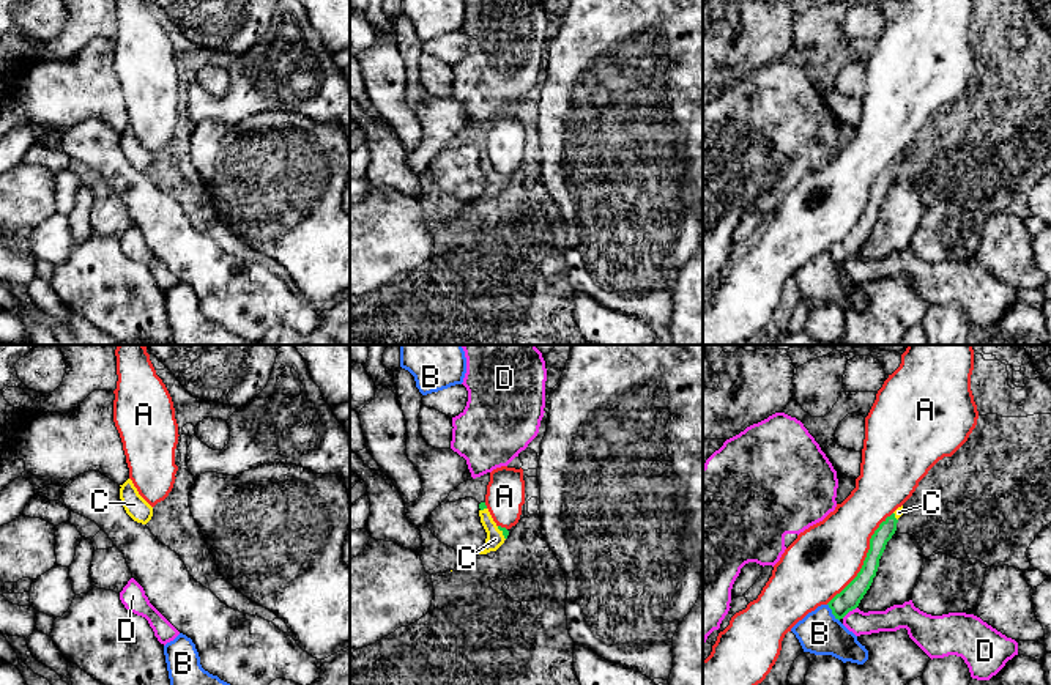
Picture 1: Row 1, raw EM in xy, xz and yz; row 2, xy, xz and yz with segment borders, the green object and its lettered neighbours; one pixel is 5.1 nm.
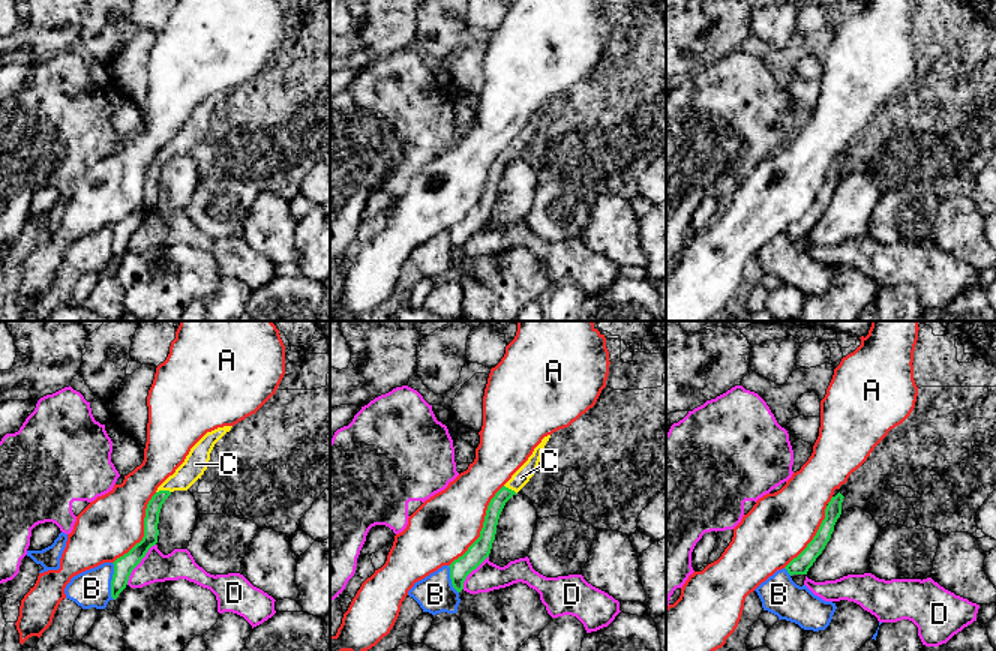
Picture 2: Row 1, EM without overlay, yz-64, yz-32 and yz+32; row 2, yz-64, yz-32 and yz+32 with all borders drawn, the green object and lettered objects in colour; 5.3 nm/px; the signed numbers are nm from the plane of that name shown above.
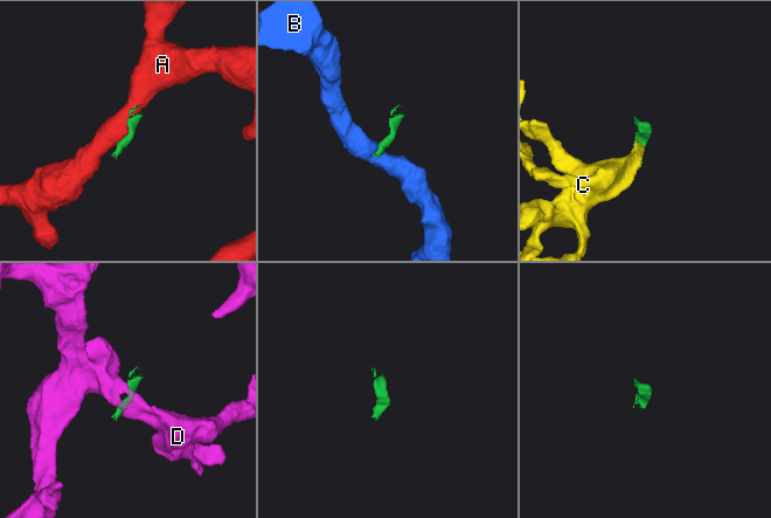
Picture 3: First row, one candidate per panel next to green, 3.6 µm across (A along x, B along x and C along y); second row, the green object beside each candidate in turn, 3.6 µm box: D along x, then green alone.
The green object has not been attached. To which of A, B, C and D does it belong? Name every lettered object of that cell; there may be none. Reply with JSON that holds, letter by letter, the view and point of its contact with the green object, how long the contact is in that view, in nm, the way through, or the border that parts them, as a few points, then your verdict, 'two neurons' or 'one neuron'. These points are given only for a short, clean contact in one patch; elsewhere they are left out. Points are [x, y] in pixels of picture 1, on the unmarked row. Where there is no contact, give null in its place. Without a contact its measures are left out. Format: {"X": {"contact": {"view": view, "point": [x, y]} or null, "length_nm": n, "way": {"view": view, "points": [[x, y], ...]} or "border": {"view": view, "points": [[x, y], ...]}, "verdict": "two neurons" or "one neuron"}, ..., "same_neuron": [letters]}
{"A": {"contact": {"view": "yz", "point": [865, 207]}, "length_nm": 600, "verdict": "two neurons"}, "B": {"contact": {"view": "yz", "point": [832, 260]}, "length_nm": 110, "border": {"view": "yz", "points": [[828, 251], [839, 268]]}, "verdict": "two neurons"}, "C": {"contact": {"view": "xz", "point": [503, 180]}, "length_nm": 80, "way": {"view": "xz", "points": [[505, 178], [503, 180], [495, 186]]}, "verdict": "one neuron"}, "D": {"contact": {"view": "yz", "point": [848, 259]}, "length_nm": 100, "border": {"view": "yz", "points": [[856, 254], [842, 265]]}, "verdict": "two neurons"}, "same_neuron": ["C"]}

